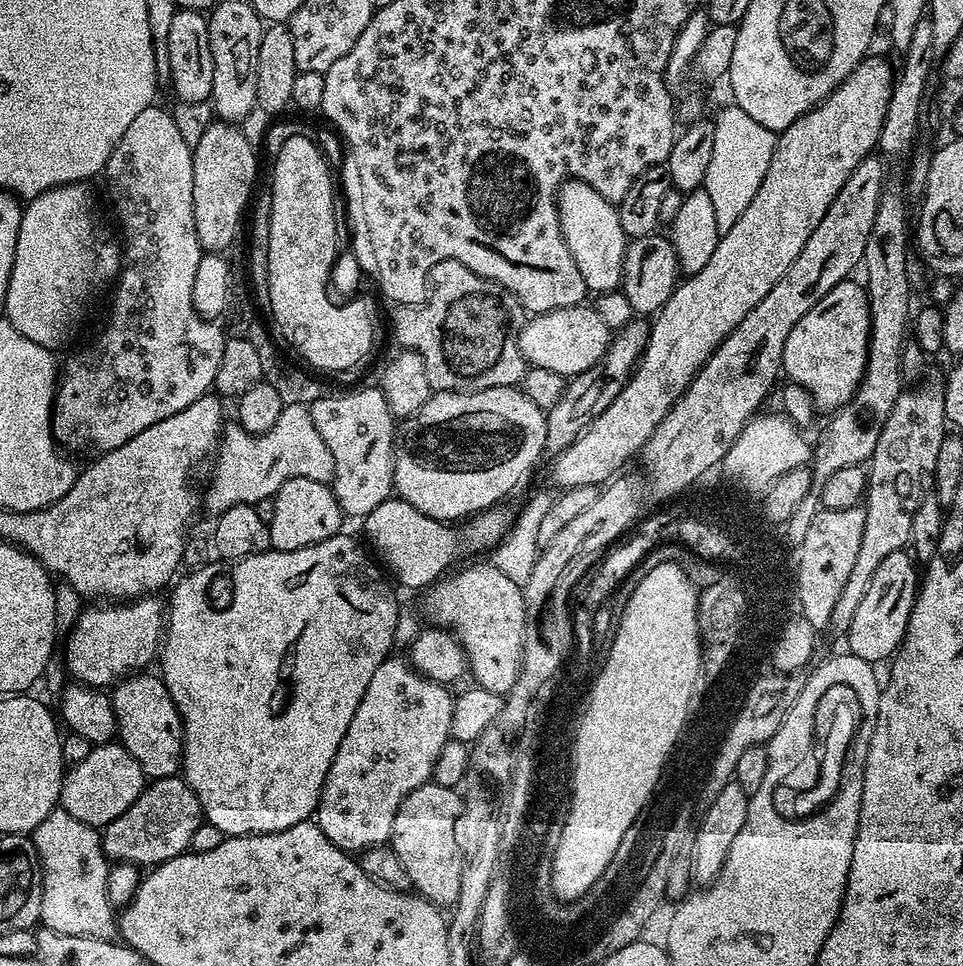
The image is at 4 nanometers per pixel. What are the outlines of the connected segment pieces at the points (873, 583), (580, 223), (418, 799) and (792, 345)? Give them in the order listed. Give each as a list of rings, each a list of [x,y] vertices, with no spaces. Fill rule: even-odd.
[[[904,550],[882,558],[882,564],[874,570],[874,578],[870,578],[870,586],[866,586],[862,602],[858,602],[854,622],[850,622],[846,633],[847,651],[851,655],[869,662],[887,661],[895,656],[896,649],[904,640],[908,619],[918,595],[918,568],[916,572],[915,566],[913,557]]]
[[[571,178],[560,185],[556,205],[562,238],[570,250],[570,258],[574,258],[574,266],[578,266],[578,274],[582,274],[585,289],[592,294],[619,289],[624,279],[626,237],[617,205],[602,198],[594,186]]]
[[[429,782],[418,786],[418,790],[409,794],[402,802],[402,806],[398,806],[398,814],[394,814],[390,846],[394,854],[398,854],[398,862],[402,862],[412,888],[424,899],[437,906],[455,905],[462,886],[464,857],[460,854],[460,843],[456,837],[456,820],[460,816],[461,807],[462,796],[456,788],[447,788],[438,786],[435,782]]]
[[[849,278],[838,282],[790,330],[782,350],[783,375],[791,383],[804,387],[817,409],[825,408],[828,414],[841,408],[858,390],[864,380],[868,362],[868,340],[872,337],[872,307],[863,283],[855,284]]]

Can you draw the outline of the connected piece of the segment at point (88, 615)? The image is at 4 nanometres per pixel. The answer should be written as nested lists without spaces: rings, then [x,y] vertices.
[[[155,595],[137,598],[131,602],[104,602],[99,606],[88,606],[76,620],[72,633],[68,636],[68,645],[64,648],[64,664],[72,675],[73,681],[86,684],[90,688],[107,689],[125,677],[139,673],[148,663],[157,659],[164,635],[166,608],[156,601]]]

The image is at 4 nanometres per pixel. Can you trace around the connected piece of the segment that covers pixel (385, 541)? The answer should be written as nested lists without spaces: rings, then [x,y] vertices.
[[[389,498],[374,506],[374,510],[370,510],[370,514],[363,517],[362,524],[369,542],[372,543],[371,551],[382,561],[391,579],[404,588],[424,590],[441,579],[459,556],[473,549],[494,549],[512,527],[513,519],[512,512],[508,513],[504,506],[497,506],[487,508],[485,512],[477,512],[461,526],[453,526],[414,510],[410,502]]]

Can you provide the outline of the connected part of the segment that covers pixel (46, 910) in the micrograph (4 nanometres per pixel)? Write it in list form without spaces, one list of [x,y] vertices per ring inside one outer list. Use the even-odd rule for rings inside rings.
[[[57,806],[42,818],[40,825],[30,833],[30,839],[36,847],[40,872],[44,875],[40,924],[58,934],[115,941],[118,916],[106,890],[110,861],[104,855],[101,833]]]

